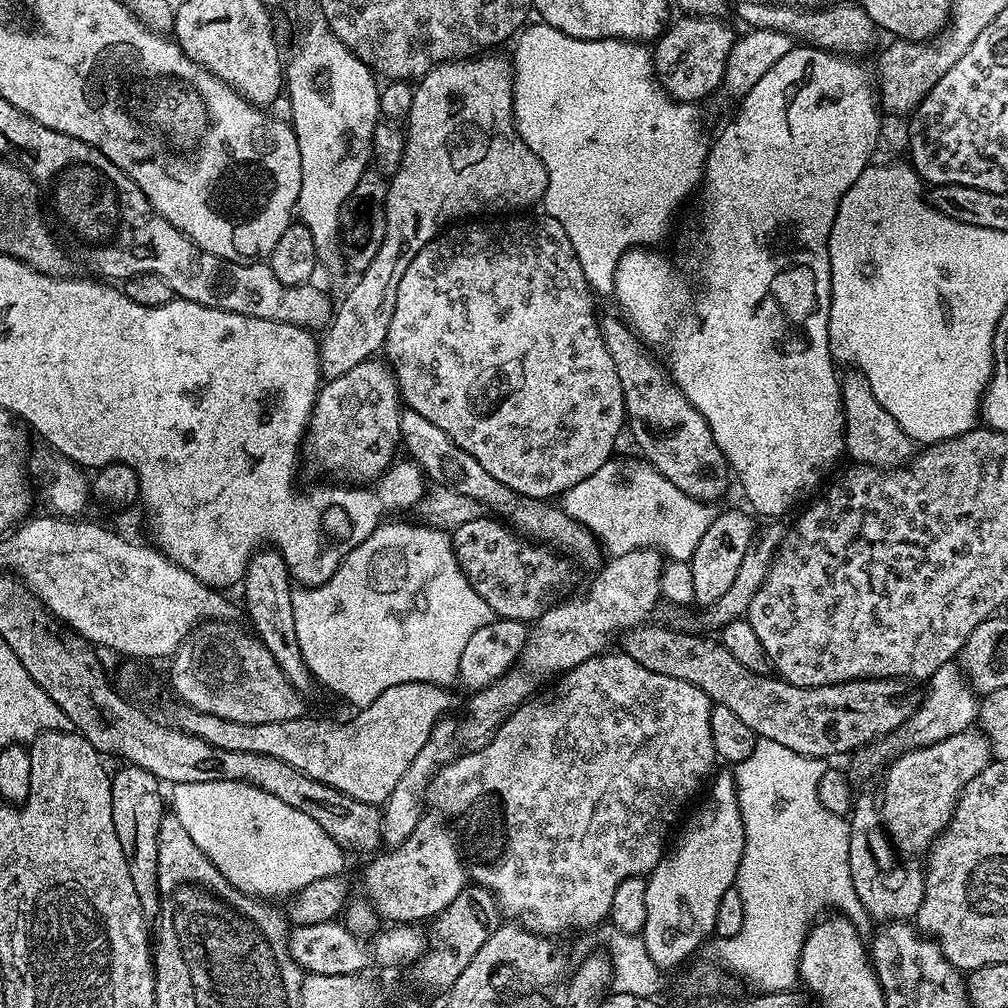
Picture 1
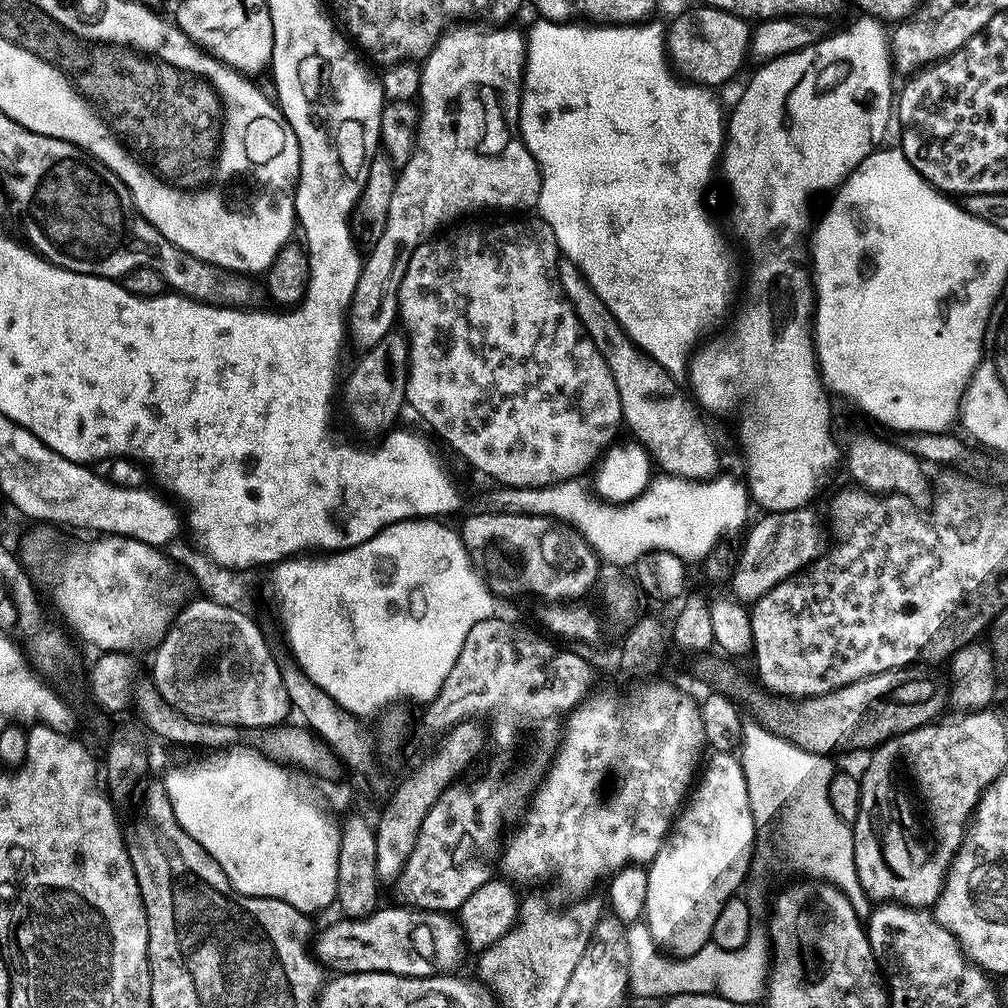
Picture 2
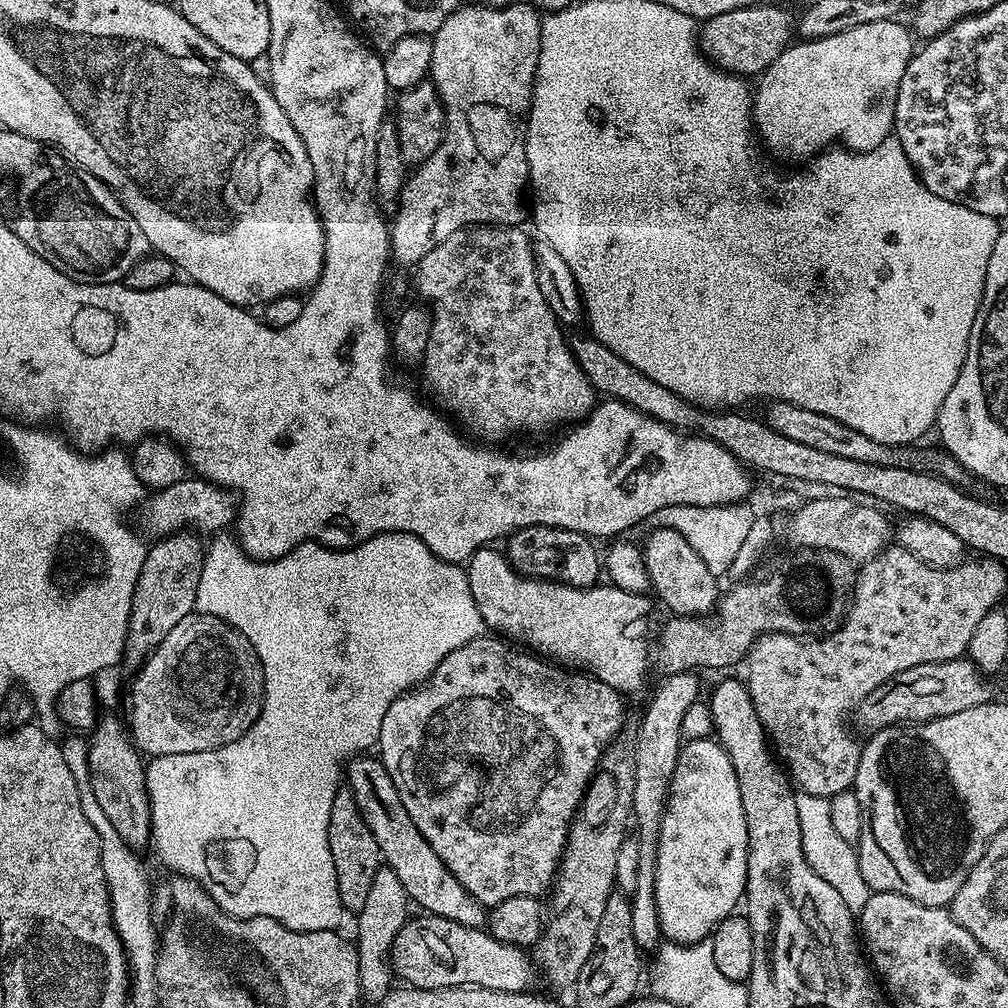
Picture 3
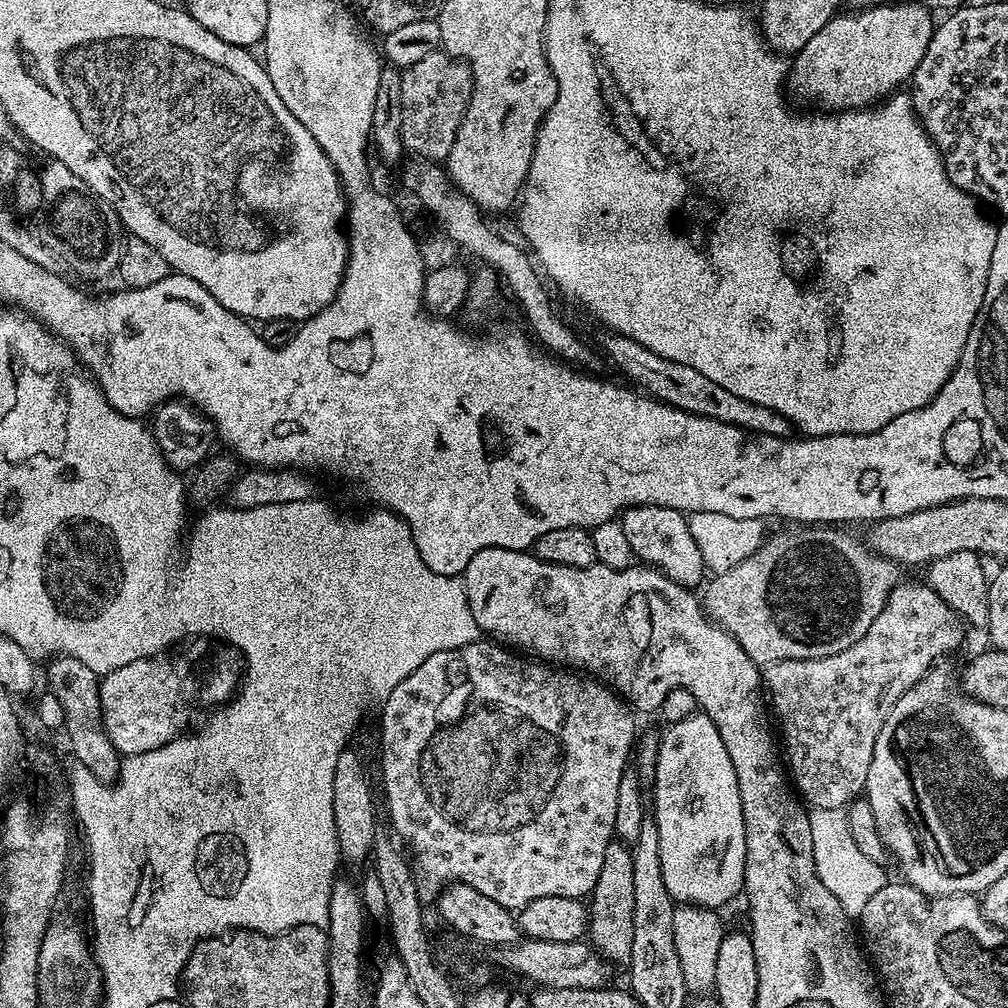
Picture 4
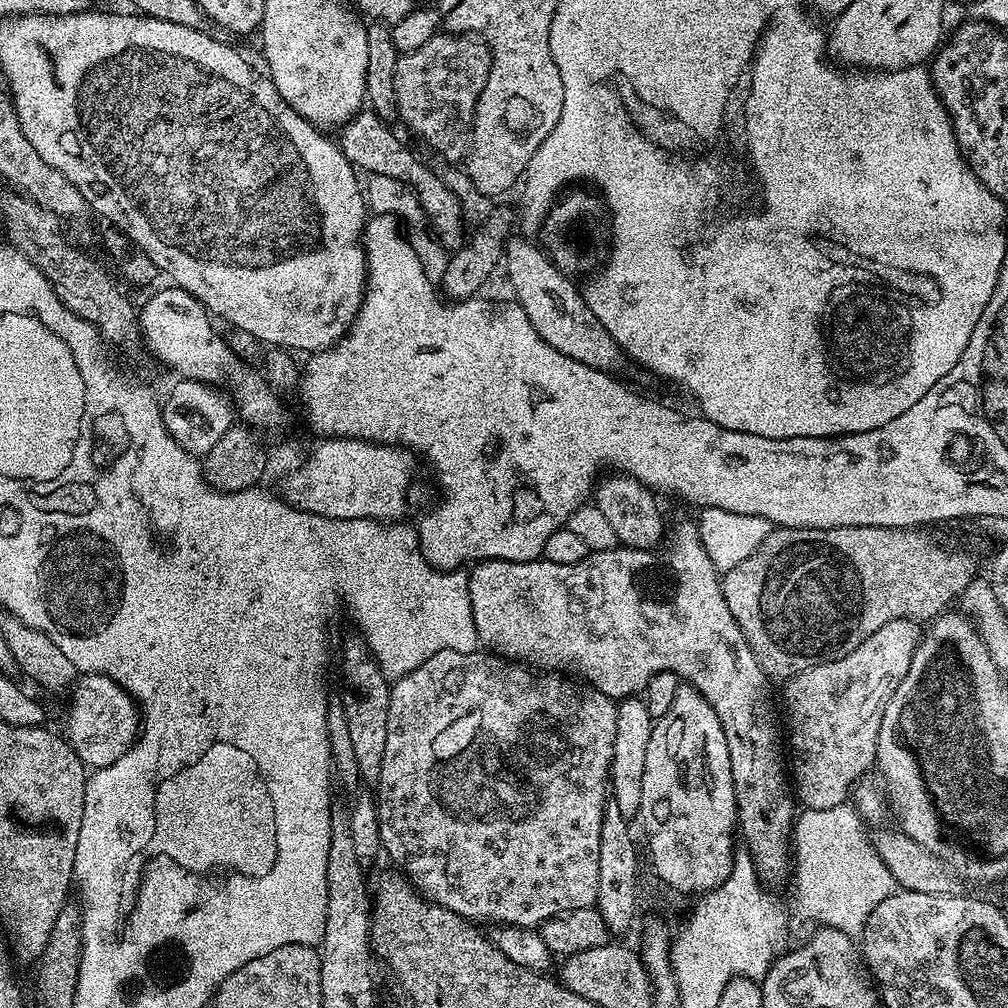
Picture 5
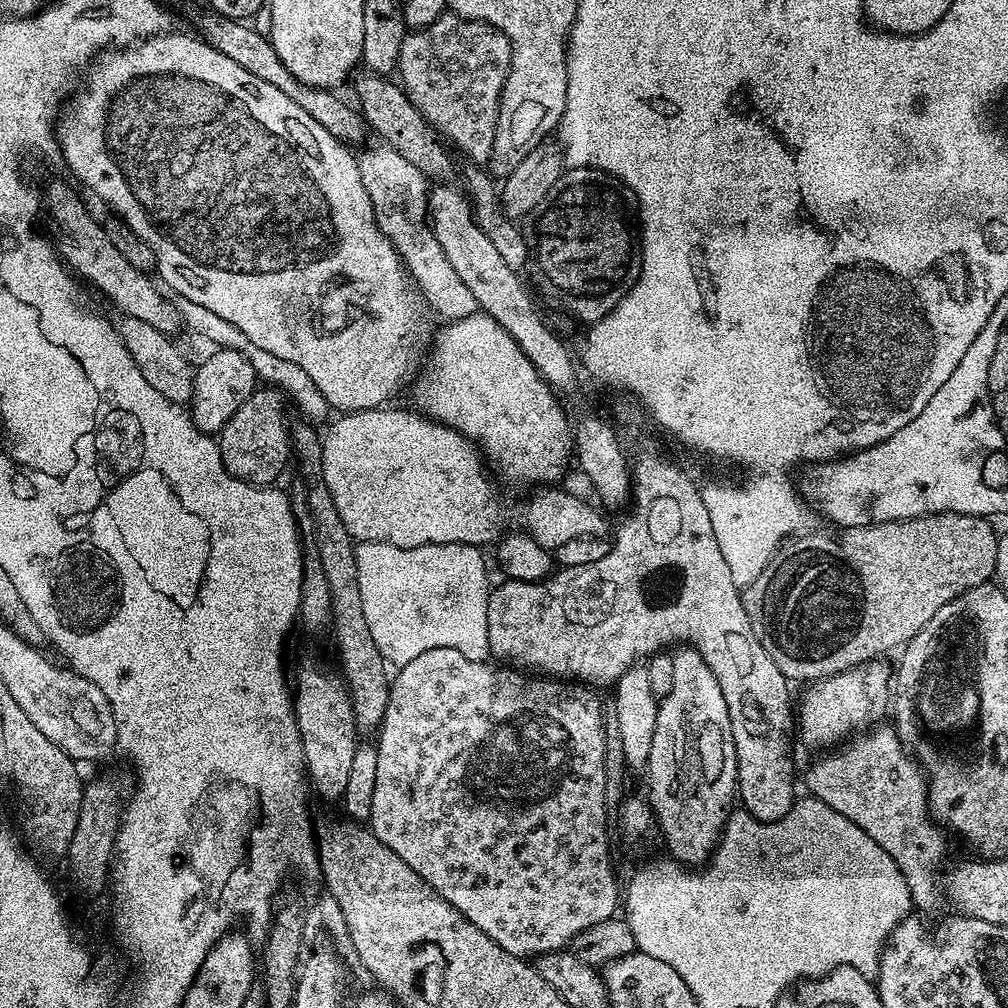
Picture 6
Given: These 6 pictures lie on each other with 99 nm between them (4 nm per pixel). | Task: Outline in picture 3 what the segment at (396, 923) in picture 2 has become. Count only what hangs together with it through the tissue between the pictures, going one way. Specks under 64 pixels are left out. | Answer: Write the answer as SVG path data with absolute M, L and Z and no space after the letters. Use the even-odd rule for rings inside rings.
M420 914L420 917L409 918L397 932L391 952L391 965L397 977L405 976L407 983L413 988L449 988L473 984L486 986L490 989L506 990L507 992L532 992L535 989L538 968L533 957L528 956L523 947L518 944L504 944L494 938L491 931L484 928L462 926L462 922L454 922L450 918Z

